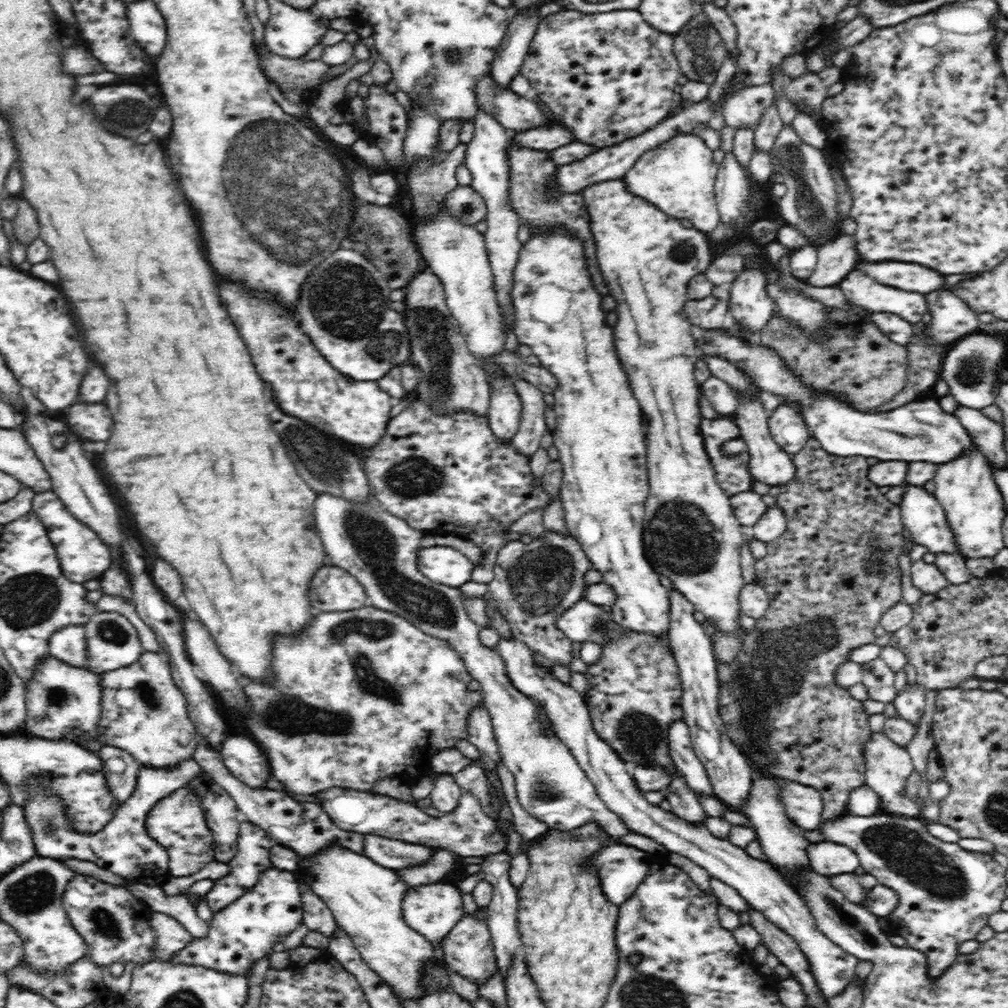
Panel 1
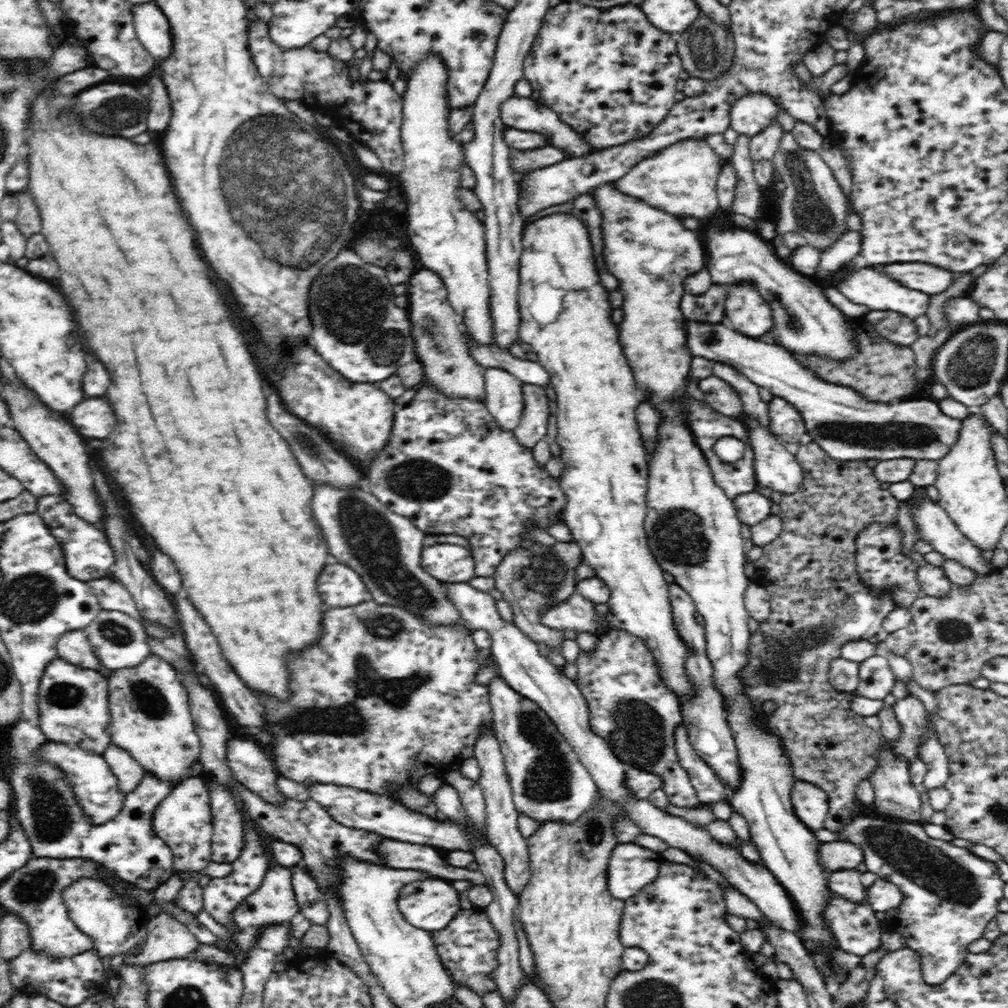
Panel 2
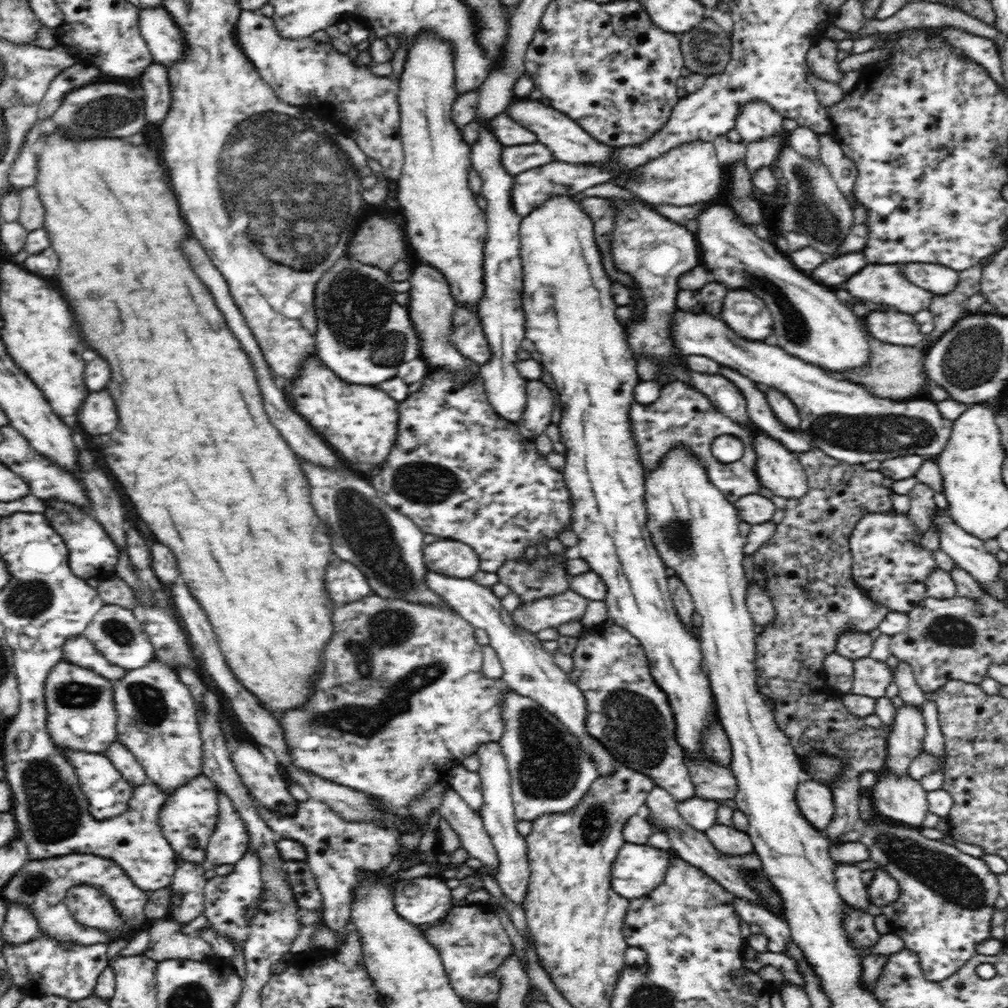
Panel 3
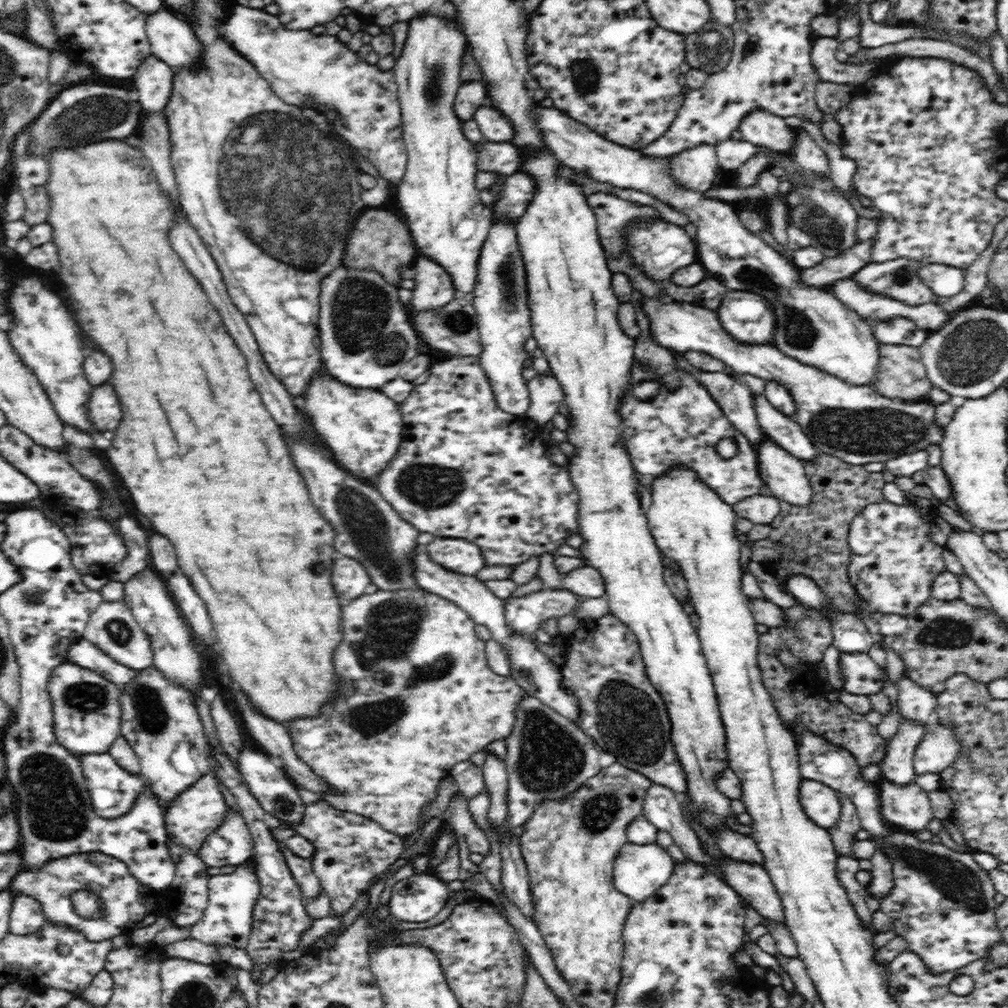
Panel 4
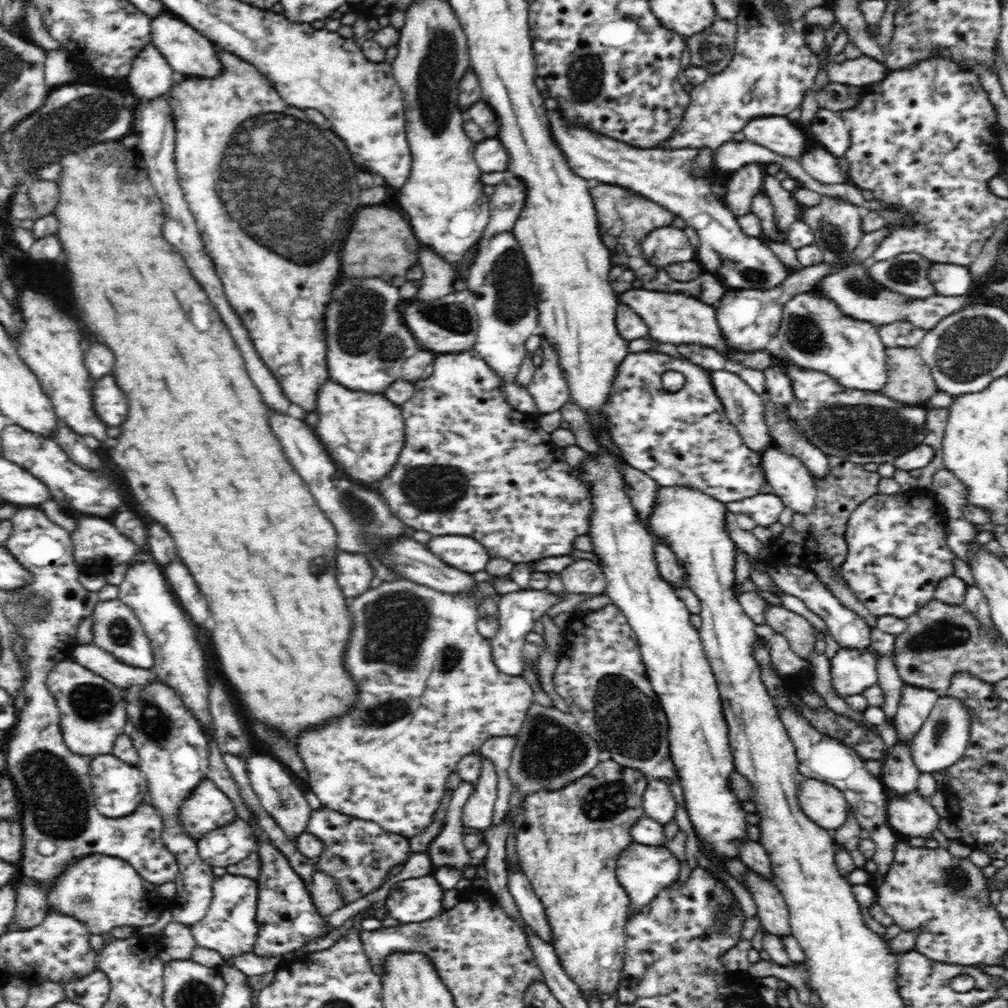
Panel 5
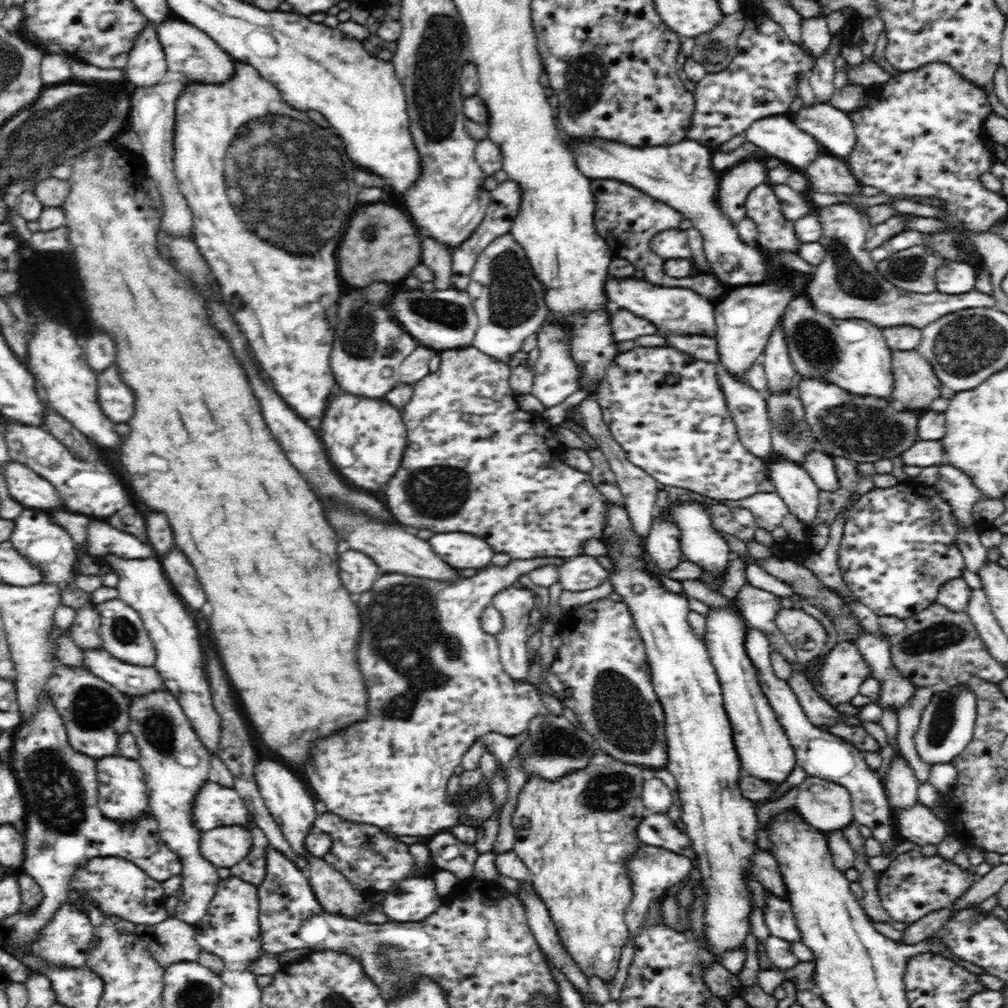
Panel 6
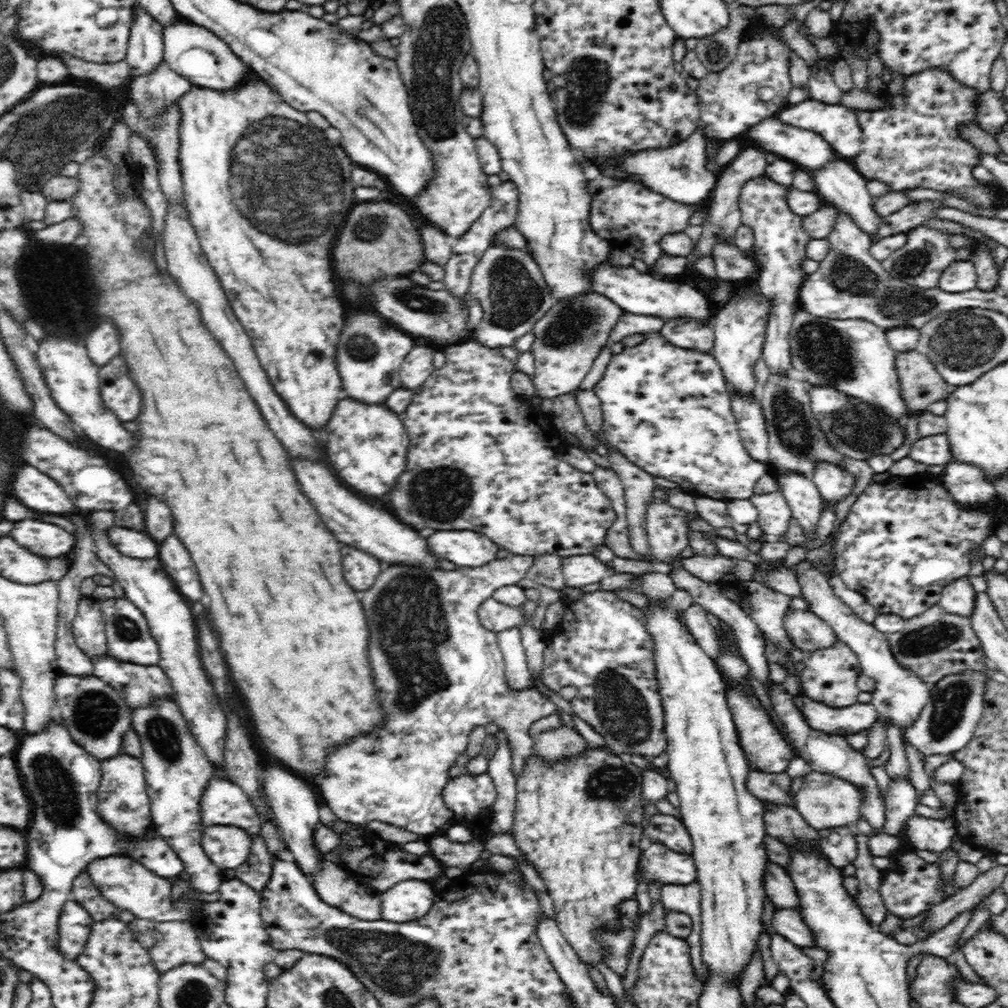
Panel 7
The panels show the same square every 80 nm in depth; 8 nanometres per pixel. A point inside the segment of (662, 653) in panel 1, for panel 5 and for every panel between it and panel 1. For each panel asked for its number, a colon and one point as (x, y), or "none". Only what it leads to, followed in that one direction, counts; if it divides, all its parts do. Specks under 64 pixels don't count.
2: (631, 707)
3: (627, 712)
4: (621, 711)
5: (600, 674)

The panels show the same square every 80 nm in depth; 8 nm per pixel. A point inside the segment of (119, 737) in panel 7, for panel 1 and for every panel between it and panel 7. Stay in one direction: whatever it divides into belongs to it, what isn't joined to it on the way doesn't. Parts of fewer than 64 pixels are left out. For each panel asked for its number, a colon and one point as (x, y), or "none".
1: (63, 701)
2: (73, 705)
3: (82, 716)
4: (87, 715)
5: (92, 710)
6: (95, 714)

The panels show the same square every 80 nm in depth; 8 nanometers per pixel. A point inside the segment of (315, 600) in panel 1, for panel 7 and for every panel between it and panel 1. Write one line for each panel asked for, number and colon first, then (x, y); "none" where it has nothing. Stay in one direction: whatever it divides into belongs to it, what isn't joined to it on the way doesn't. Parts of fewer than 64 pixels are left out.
2: (339, 586)
3: (345, 583)
4: (350, 580)
5: (355, 575)
6: (358, 571)
7: (361, 569)

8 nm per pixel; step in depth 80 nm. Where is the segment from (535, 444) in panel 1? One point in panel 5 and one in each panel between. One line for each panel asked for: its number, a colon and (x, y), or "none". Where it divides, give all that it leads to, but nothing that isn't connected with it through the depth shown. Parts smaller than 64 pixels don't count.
2: (531, 429)
3: (536, 417)
4: (545, 394)
5: (549, 388)

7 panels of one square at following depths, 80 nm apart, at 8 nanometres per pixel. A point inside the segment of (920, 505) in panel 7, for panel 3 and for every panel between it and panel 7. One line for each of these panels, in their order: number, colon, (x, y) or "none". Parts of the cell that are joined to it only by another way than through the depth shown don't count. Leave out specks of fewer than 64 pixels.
3: (887, 563)
4: (892, 565)
5: (897, 555)
6: (897, 550)

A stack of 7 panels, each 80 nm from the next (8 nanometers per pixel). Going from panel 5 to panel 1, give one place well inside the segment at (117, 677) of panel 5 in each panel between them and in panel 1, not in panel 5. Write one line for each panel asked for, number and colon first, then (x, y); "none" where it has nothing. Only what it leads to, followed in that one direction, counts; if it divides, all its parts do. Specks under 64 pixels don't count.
1: (69, 644)
2: (74, 647)
3: (78, 650)
4: (84, 653)

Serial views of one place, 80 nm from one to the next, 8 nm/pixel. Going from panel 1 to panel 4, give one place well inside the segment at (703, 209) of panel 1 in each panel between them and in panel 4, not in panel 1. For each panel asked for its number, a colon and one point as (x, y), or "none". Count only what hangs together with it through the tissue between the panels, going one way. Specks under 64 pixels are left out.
2: (682, 179)
3: (691, 173)
4: (696, 168)

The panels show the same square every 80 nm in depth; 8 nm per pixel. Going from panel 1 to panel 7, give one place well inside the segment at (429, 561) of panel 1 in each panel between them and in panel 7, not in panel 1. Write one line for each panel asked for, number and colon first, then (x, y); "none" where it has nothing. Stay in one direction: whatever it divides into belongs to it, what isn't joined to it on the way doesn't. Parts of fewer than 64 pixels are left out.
2: (452, 563)
3: (456, 559)
4: (456, 554)
5: (464, 553)
6: (462, 550)
7: (469, 548)

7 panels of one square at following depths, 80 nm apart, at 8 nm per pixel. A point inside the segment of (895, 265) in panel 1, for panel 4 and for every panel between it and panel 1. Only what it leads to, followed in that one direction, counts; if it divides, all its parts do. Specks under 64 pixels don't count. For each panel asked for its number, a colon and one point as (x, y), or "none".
2: (930, 280)
3: (939, 280)
4: (943, 280)

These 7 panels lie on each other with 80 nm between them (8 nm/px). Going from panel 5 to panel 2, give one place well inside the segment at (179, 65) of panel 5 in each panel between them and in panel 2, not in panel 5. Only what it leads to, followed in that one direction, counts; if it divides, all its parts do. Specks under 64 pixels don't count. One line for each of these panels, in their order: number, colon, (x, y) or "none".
2: (152, 28)
3: (162, 35)
4: (172, 40)

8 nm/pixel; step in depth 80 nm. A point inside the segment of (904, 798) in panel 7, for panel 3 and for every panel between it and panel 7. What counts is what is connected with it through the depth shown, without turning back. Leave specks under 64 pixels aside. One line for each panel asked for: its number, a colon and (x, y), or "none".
3: (905, 742)
4: (897, 767)
5: (899, 774)
6: (900, 783)

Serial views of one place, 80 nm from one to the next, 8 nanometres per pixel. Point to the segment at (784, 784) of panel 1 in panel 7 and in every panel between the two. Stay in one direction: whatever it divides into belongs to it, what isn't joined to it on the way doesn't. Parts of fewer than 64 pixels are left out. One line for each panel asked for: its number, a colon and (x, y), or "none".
2: (810, 803)
3: (815, 800)
4: (821, 803)
5: (825, 805)
6: (827, 806)
7: (825, 802)

